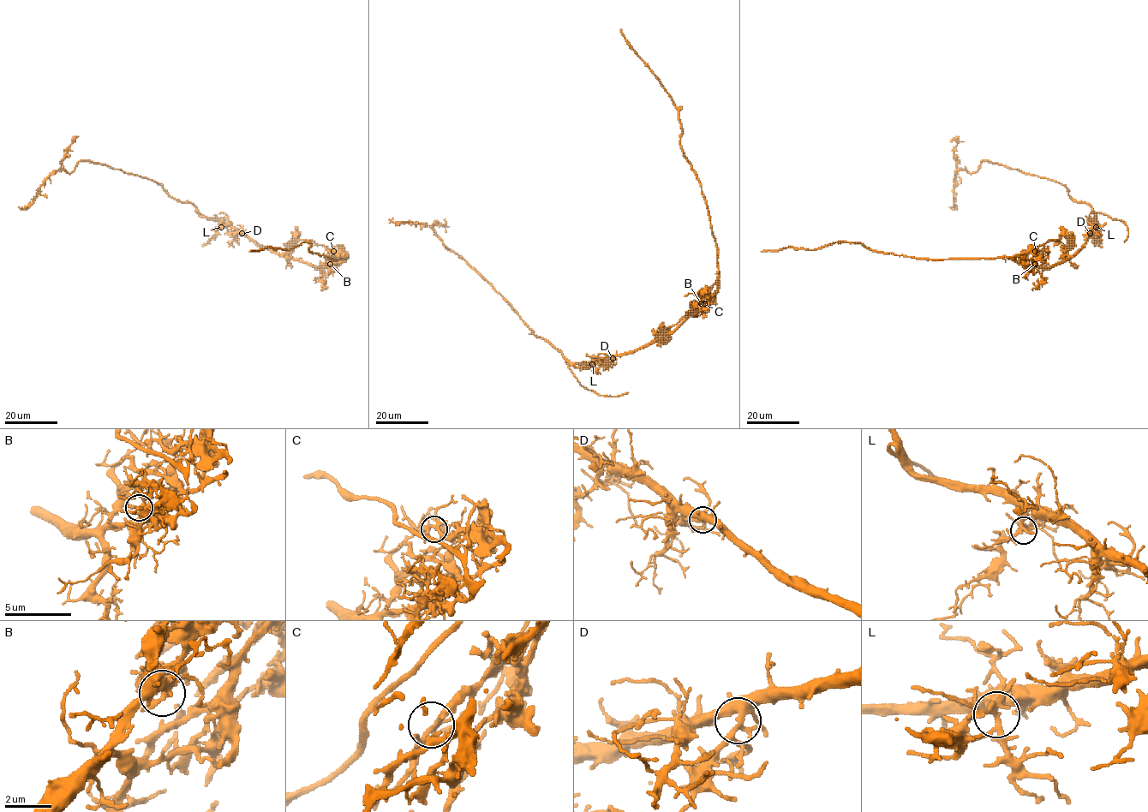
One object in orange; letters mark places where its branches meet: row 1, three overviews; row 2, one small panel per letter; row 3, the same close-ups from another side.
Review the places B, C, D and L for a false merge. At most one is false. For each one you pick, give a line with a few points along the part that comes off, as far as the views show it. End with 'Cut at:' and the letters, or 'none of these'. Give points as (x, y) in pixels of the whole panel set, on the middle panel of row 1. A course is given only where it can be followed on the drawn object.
B: (701, 303), (706, 290), (719, 277), (717, 245), (708, 208), (696, 173), (681, 146), (678, 110), (621, 29)
Cut at: B

